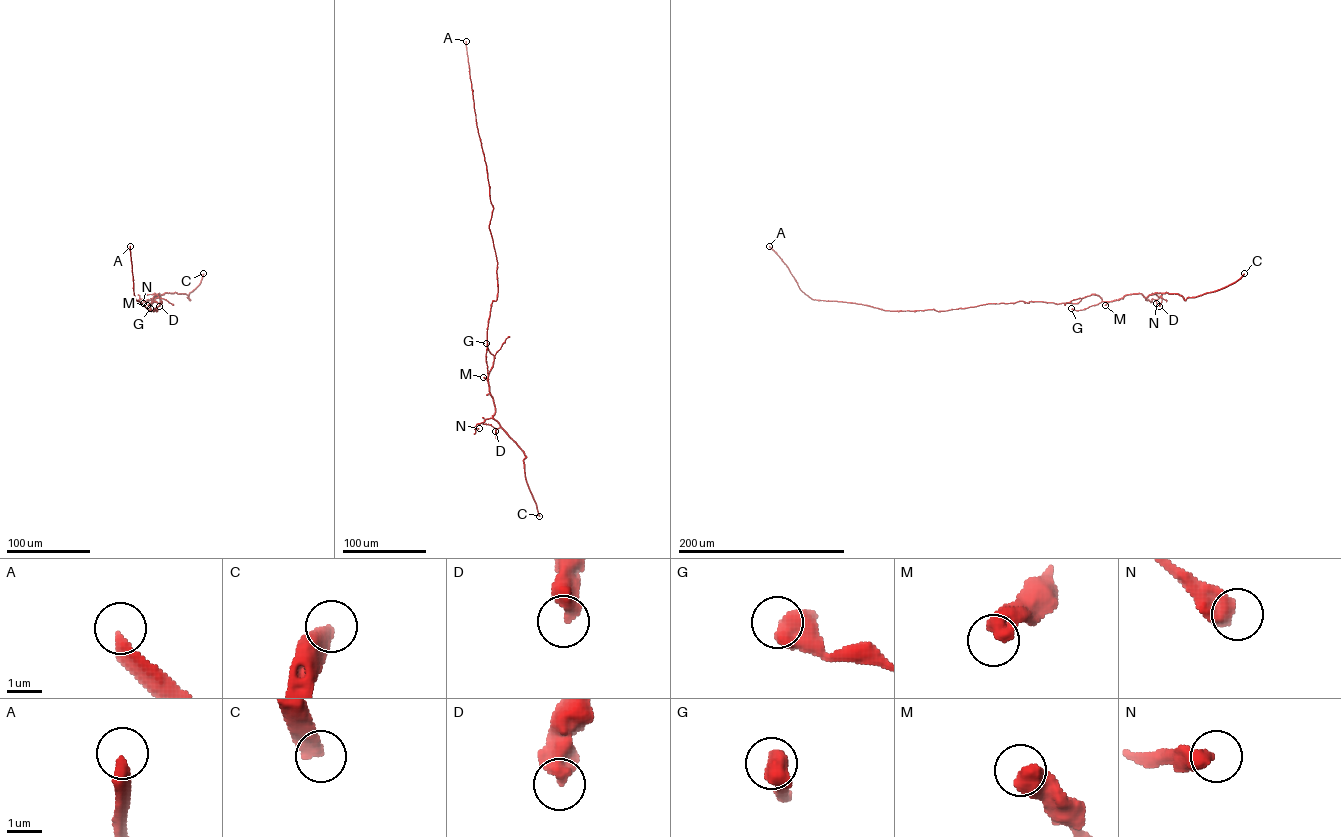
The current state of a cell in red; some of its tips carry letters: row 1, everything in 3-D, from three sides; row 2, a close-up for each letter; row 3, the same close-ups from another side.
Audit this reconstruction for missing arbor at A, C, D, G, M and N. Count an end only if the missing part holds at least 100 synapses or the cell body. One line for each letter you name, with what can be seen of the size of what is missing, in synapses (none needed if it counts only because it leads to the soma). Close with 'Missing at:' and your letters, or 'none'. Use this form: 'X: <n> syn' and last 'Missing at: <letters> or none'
A: 190 syn
Missing at: A

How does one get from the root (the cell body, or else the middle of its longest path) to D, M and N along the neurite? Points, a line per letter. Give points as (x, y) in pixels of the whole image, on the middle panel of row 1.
D: (497, 284), (487, 335), (487, 348), (494, 356), (488, 381), (495, 408), (493, 417), (500, 426), (495, 431)
M: (497, 284), (497, 299), (492, 301), (487, 327), (487, 348), (494, 360), (488, 379), (483, 377)
N: (497, 284), (487, 335), (487, 348), (494, 356), (488, 381), (495, 413), (477, 424), (475, 427), (479, 428)

